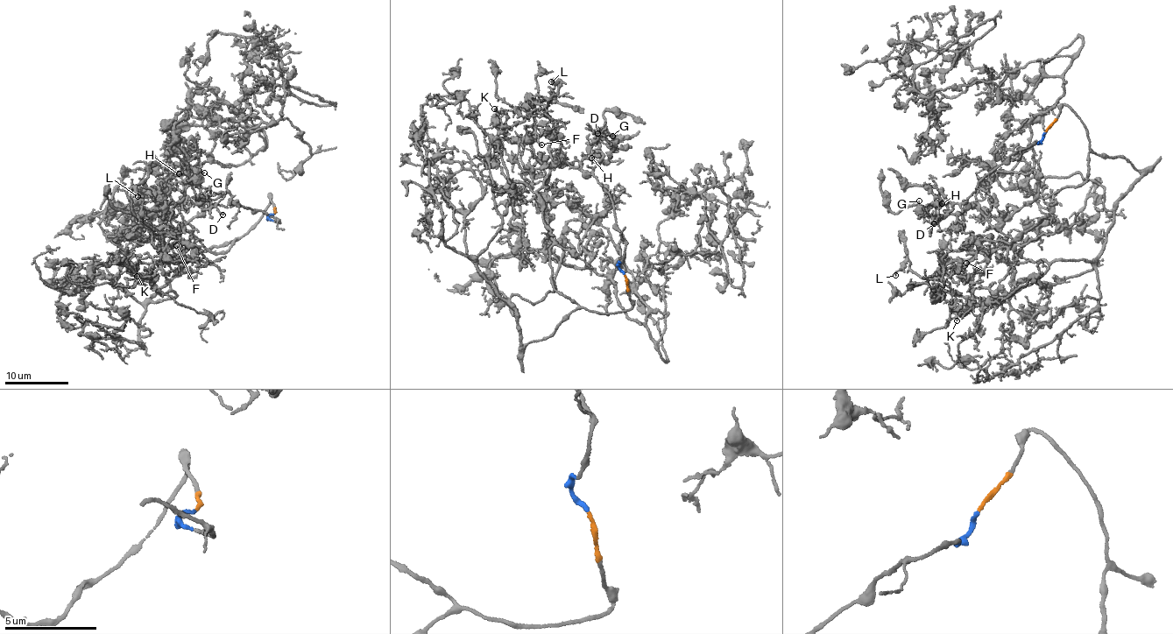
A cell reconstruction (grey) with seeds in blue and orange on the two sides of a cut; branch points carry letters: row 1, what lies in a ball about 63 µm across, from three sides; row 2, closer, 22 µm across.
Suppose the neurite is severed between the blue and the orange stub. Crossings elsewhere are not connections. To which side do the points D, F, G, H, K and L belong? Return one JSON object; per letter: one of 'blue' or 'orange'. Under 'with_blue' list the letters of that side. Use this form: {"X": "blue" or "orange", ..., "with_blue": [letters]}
{"D": "blue", "F": "orange", "G": "blue", "H": "blue", "K": "orange", "L": "orange", "with_blue": ["D", "G", "H"]}

